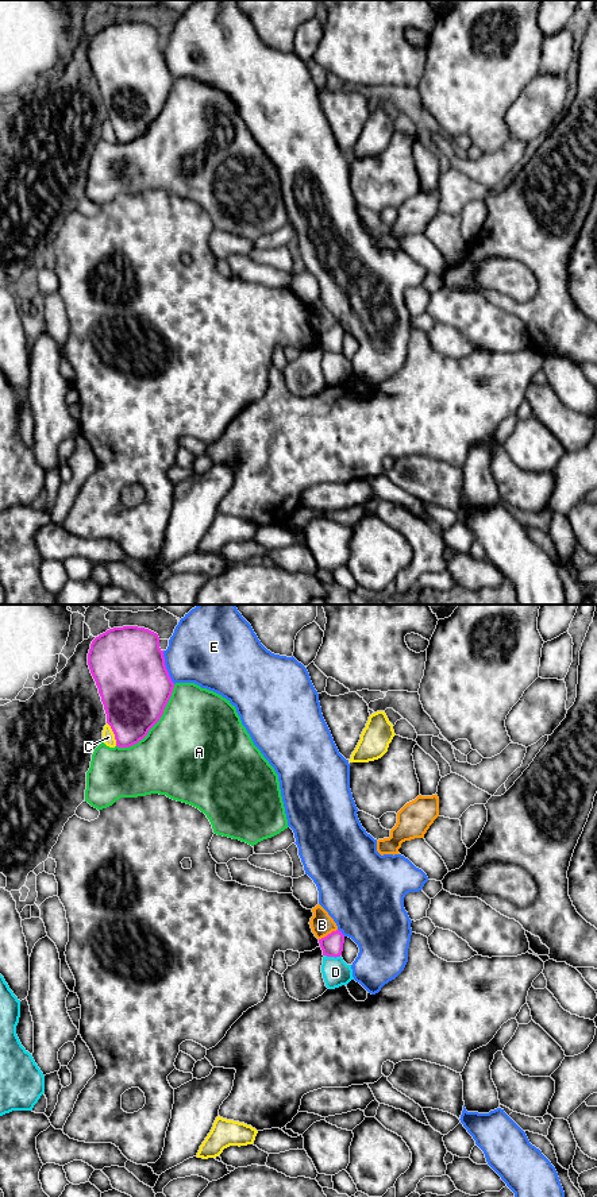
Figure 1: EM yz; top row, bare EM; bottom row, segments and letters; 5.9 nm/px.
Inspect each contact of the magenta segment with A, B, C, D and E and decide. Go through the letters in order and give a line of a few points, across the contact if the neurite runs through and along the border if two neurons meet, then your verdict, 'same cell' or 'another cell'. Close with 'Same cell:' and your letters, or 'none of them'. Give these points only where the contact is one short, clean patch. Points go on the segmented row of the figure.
A: another cell
B: line yz (336, 929), (319, 939); another cell
C: another cell
D: line yz (324, 954), (339, 957); another cell
E: another cell
Same cell: none of them

